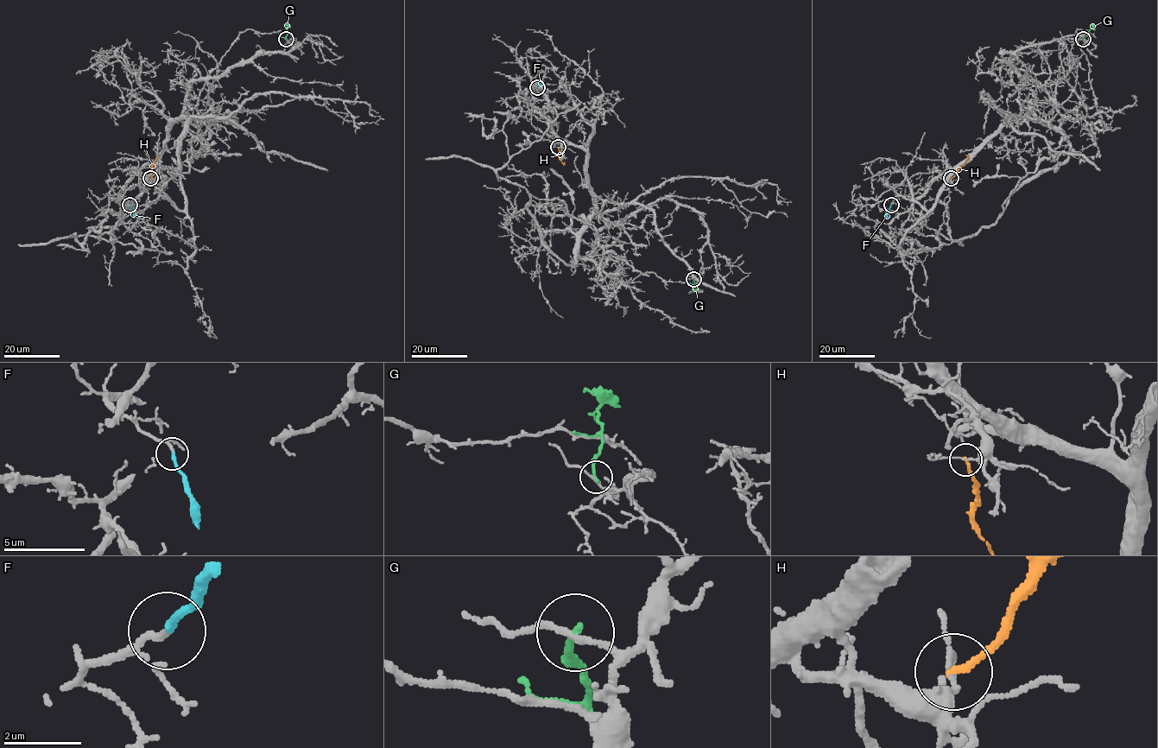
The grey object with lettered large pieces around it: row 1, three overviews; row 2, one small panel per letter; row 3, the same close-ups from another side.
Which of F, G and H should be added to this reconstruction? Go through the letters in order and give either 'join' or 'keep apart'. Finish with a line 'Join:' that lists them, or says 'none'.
F: join
G: keep apart
H: keep apart
Join: F

